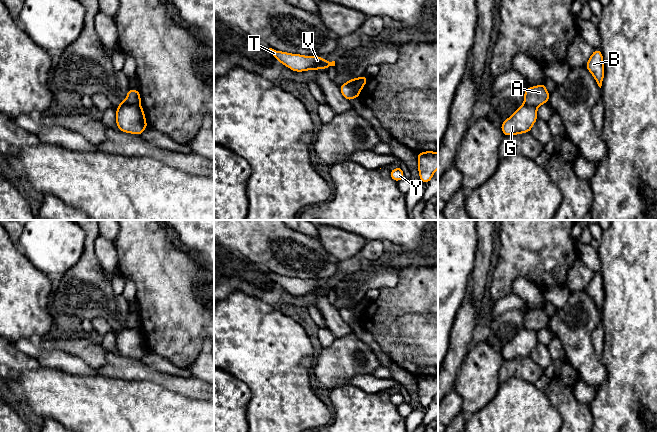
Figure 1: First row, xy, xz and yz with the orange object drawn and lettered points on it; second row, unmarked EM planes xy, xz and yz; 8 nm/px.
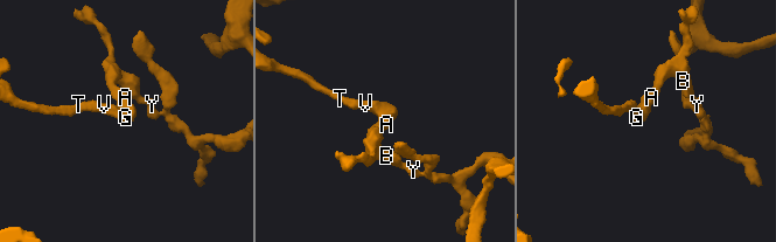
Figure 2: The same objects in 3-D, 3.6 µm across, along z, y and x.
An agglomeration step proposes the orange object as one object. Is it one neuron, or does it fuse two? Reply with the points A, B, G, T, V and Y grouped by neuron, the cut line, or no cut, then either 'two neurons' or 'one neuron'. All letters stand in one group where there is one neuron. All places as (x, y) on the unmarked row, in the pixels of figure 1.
A B Y / G T V; cut in xy along (139, 326), (124, 328), (118, 331); two neurons

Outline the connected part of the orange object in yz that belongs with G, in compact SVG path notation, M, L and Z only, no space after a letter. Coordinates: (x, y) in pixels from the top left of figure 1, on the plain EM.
M522 328L500 352L505 360L529 357L537 343L537 332Z

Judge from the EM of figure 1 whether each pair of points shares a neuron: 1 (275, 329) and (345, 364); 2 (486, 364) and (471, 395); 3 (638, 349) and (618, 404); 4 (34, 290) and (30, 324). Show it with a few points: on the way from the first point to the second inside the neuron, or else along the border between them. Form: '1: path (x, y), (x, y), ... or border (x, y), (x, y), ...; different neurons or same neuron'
1: border (315, 357), (311, 371); different neurons
2: path (479, 372), (477, 387); same neuron
3: path (638, 363), (637, 380), (630, 390); same neuron
4: path (30, 298), (30, 316); same neuron

